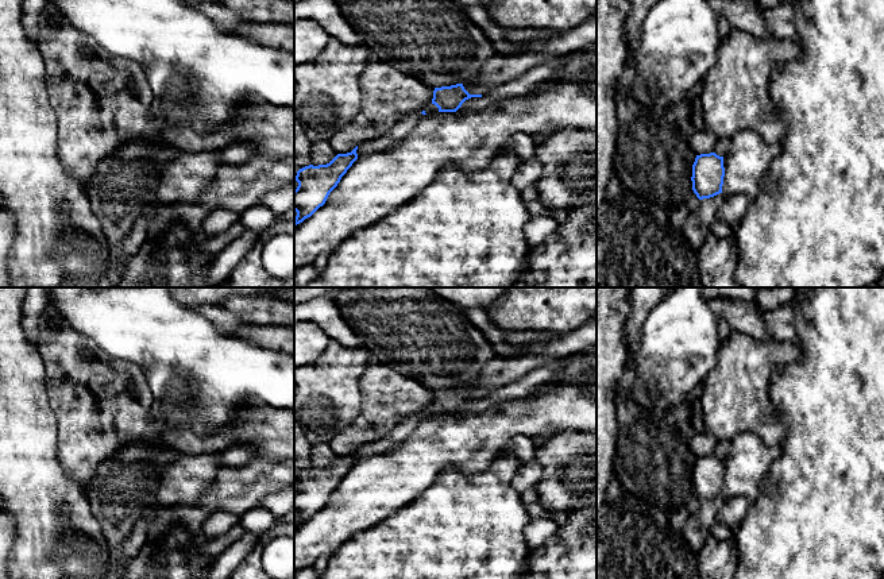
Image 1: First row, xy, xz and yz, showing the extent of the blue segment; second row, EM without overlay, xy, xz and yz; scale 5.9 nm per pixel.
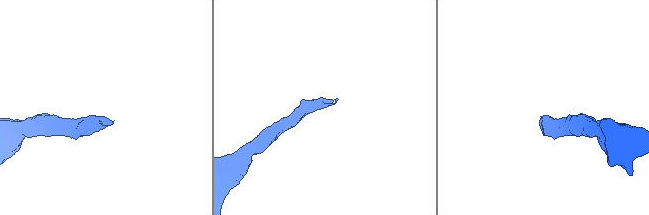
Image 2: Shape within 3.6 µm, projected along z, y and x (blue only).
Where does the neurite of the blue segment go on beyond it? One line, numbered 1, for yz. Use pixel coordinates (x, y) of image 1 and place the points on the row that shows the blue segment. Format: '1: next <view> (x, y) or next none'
1: next none

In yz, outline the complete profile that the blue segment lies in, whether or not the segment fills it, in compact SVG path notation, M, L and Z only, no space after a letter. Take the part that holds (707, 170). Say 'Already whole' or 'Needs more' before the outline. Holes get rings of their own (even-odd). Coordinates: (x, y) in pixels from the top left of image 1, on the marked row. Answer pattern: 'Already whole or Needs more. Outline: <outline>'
Already whole. Outline: M715 153L696 155L691 181L692 190L699 200L722 193L723 177L723 157Z

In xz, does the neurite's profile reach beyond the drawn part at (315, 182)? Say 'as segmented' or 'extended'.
as segmented

